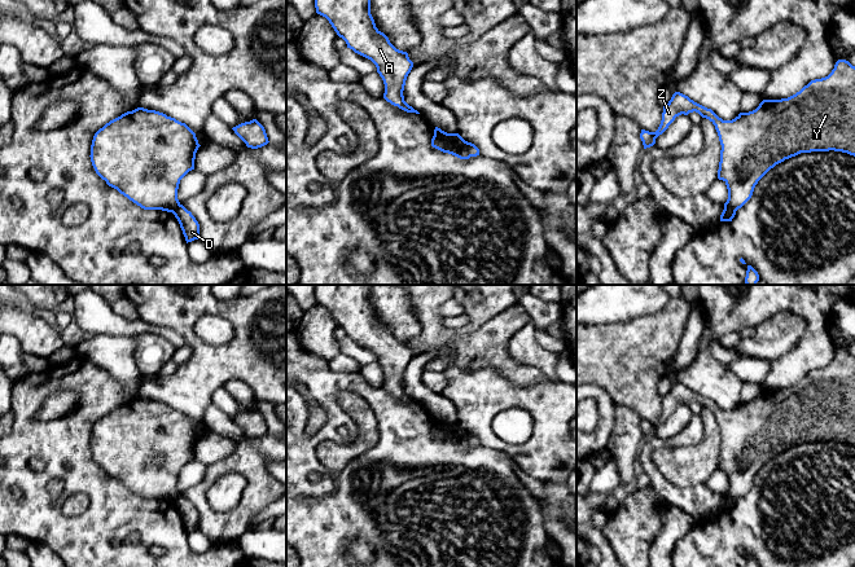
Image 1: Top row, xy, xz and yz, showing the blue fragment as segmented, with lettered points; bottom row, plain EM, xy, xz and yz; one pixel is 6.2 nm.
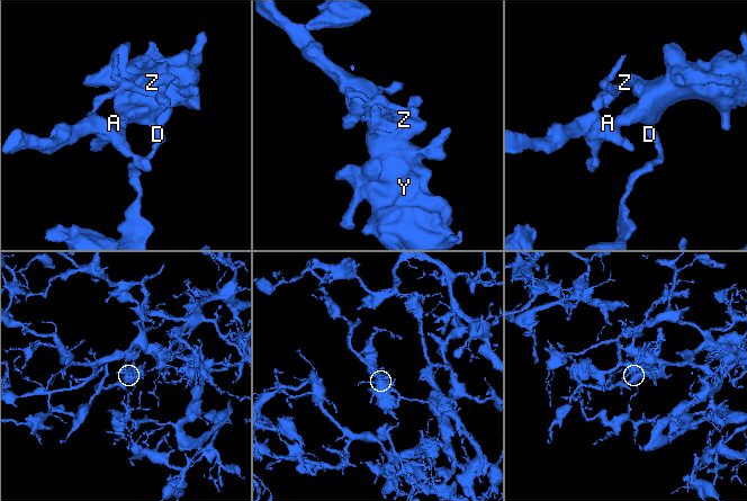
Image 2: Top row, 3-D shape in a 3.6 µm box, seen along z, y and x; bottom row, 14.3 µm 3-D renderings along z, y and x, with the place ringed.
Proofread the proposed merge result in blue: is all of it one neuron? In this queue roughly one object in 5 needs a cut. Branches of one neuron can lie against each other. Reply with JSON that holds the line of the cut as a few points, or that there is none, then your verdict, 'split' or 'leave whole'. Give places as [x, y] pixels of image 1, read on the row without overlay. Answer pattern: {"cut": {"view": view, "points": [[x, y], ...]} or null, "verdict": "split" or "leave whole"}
{"cut": {"view": "xz", "points": [[467, 433], [470, 445]]}, "verdict": "split"}

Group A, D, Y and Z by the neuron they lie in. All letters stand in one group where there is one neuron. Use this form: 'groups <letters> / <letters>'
groups A Y Z / D

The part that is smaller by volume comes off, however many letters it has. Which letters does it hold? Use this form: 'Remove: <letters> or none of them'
Remove: A, Y, Z

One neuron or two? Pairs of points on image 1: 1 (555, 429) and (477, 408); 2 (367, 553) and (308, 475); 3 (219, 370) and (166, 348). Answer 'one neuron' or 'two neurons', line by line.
1: one neuron
2: two neurons
3: two neurons

